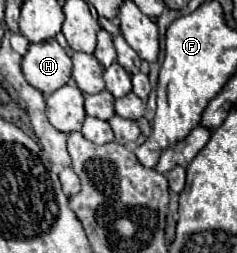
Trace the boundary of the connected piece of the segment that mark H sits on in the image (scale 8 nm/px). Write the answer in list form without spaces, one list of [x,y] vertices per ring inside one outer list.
[[[57,39],[31,43],[21,61],[23,75],[29,85],[49,95],[71,79],[71,59]]]

